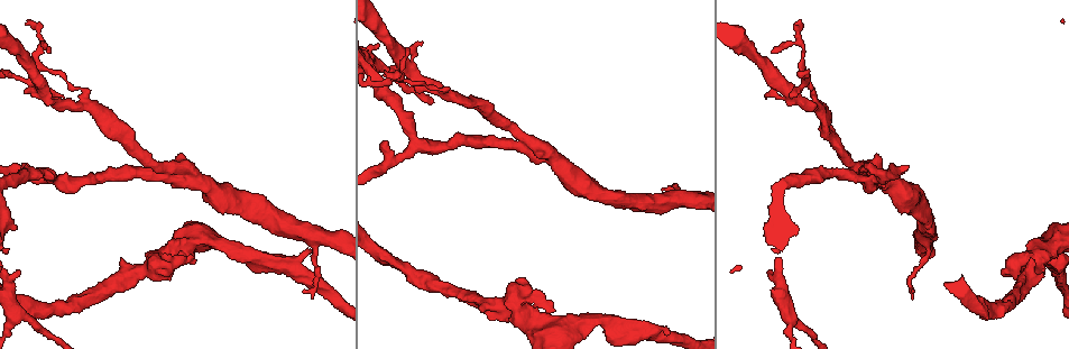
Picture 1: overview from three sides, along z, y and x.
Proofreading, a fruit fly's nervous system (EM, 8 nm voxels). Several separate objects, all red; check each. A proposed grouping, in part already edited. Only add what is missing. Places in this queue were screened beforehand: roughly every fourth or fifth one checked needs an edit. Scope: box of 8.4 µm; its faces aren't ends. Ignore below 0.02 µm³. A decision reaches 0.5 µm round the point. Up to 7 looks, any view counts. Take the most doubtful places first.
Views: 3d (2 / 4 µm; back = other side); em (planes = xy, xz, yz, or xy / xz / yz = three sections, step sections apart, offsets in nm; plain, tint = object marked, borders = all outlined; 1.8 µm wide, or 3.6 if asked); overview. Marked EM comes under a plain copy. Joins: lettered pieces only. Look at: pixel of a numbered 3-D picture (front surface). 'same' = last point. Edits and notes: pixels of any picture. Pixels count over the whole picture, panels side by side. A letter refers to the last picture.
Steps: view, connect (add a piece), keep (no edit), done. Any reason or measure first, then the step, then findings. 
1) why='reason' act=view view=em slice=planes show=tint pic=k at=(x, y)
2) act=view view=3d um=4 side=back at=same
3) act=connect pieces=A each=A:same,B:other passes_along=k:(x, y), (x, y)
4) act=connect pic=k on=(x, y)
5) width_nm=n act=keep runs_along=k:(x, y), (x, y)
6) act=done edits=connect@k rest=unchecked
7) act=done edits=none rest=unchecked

why='four or more arms meet' act=view view=em slice=yz step=16 show=borders pic=1 at=(45, 91)

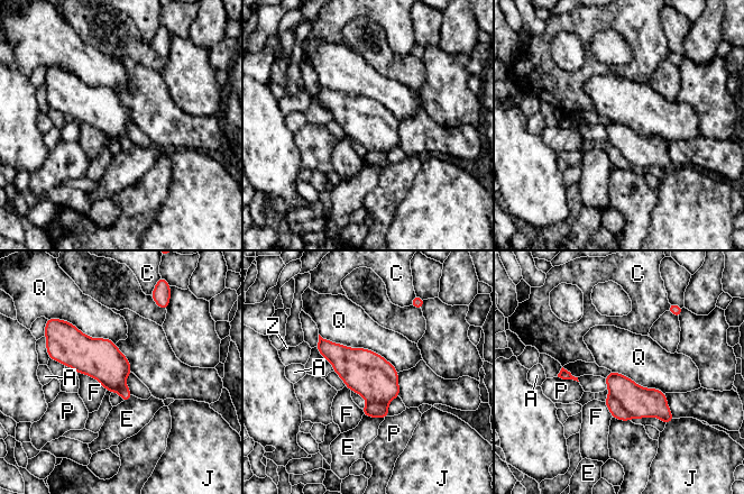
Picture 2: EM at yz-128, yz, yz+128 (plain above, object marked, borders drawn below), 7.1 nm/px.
act=keep each=A:other,C:other,E:other,F:other,J:other,P:other,Q:other,Z:other border=2:(319, 334), (370, 349), (398, 372) found='none of them fits'

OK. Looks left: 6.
why='thick end' act=view view=3d um=2 pic=1 at=(552, 311)

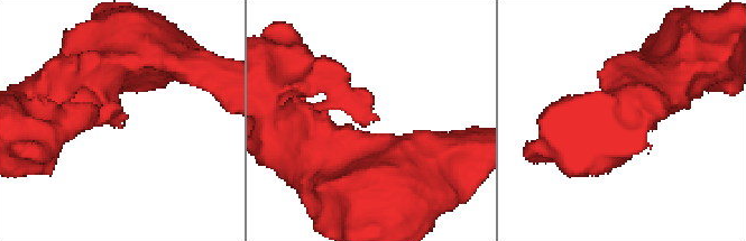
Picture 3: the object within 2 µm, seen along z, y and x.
why='shape alone is not enough' act=view view=em slice=planes show=borders pic=3 at=(377, 120)

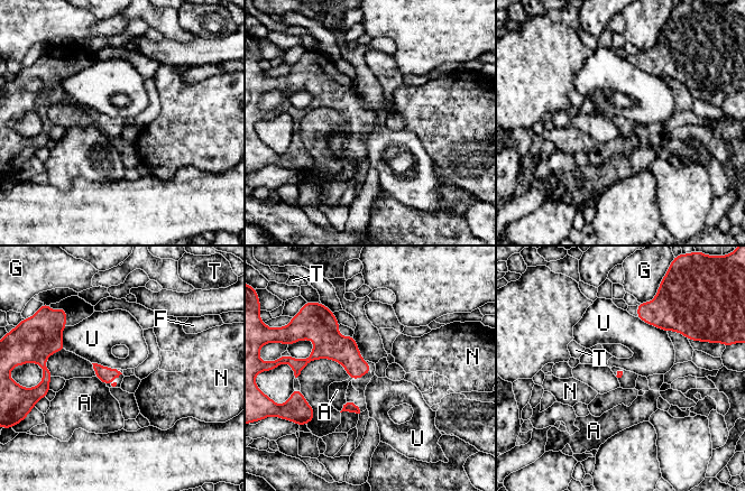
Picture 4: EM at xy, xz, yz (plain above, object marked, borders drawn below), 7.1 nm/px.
longest_contact=U:240nm act=keep each=A:other,F:other,G:other,N:other,T:other,U:other border=4:(637, 316), (667, 332) found='none of them fits'

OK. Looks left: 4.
why='branch stops here' act=view view=em slice=planes show=borders pic=1 at=(769, 273)

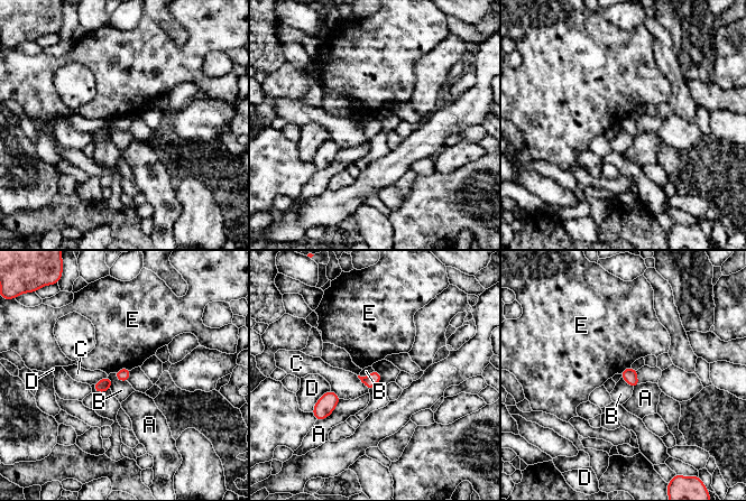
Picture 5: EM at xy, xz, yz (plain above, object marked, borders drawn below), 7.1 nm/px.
act=keep each=A:other,B:other,C:other,D:other,E:other border=5:(113, 373), (118, 379), (127, 382) found='none of them fits'

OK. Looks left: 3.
act=done edits=none rest=unchecked

